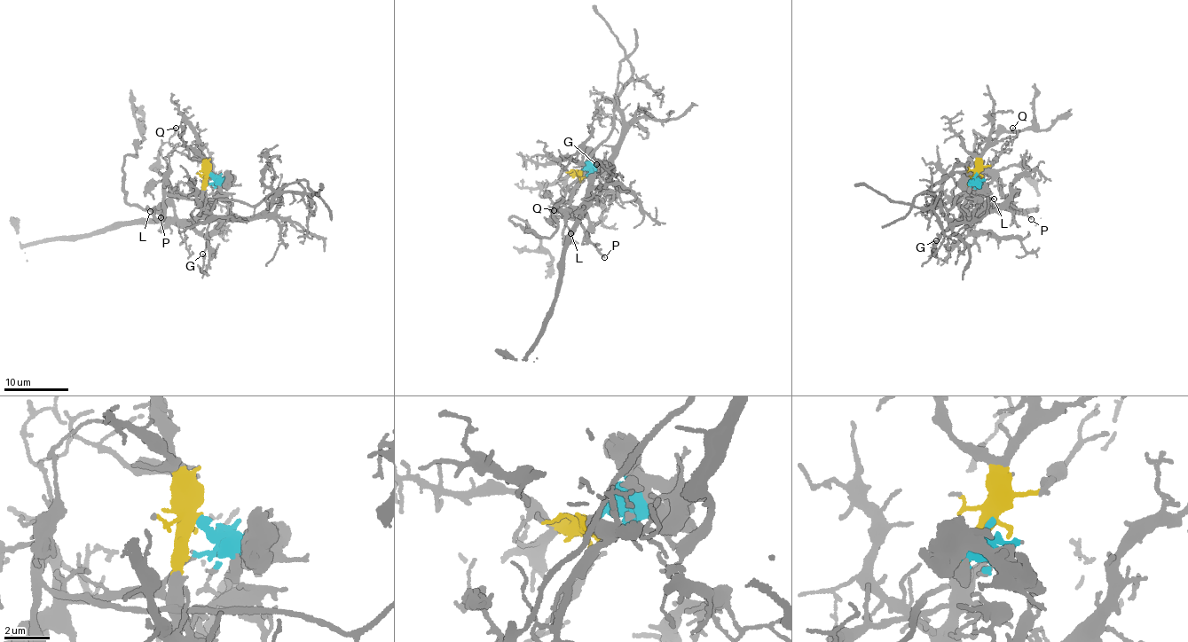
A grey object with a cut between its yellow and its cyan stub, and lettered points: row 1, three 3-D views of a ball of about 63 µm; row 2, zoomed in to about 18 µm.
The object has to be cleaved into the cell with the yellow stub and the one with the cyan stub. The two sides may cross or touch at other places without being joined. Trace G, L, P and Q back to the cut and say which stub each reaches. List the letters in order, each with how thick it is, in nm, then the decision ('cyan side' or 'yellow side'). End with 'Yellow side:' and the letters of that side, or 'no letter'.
G: 200 nm thick; yellow side
L: 120 nm thick; cyan side
P: 140 nm thick; cyan side
Q: 90 nm thick; cyan side
Yellow side: G

